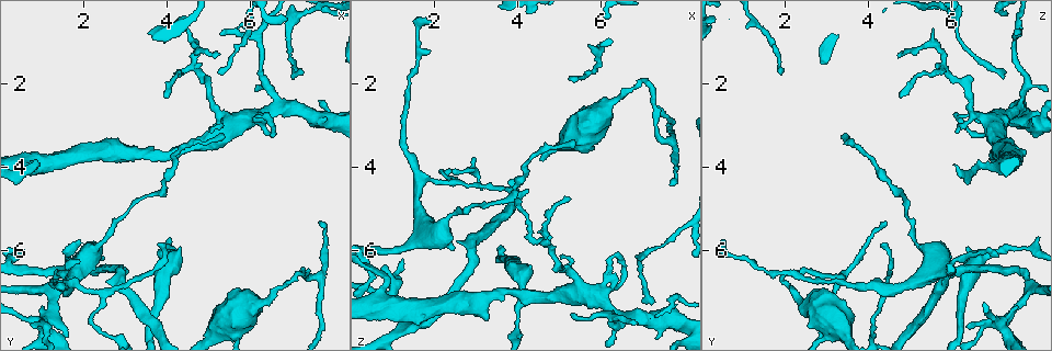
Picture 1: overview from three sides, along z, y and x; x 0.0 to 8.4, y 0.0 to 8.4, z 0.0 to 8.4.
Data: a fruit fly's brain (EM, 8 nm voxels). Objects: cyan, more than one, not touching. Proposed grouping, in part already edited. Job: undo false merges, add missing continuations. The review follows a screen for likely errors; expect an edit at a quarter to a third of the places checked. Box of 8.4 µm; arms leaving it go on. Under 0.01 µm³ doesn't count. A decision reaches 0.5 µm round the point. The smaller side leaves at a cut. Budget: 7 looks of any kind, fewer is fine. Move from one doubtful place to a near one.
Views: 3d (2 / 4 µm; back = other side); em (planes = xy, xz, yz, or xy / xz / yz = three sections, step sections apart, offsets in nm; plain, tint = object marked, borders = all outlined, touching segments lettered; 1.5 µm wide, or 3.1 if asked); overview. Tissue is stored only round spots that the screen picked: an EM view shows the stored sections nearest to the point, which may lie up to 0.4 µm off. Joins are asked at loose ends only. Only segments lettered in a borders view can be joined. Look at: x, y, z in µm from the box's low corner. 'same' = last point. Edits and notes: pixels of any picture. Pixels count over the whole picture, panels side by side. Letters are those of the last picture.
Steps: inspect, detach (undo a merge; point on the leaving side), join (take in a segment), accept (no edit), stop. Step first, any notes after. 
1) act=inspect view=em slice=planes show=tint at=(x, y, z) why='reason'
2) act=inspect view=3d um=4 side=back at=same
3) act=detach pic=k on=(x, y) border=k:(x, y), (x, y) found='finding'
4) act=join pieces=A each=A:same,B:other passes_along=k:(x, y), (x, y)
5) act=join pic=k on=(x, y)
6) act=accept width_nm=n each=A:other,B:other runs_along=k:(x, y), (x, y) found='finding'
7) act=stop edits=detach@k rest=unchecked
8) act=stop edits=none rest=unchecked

act=inspect view=3d um=4 at=(5.55, 3.00, 7.05) why='looks like a crossing'

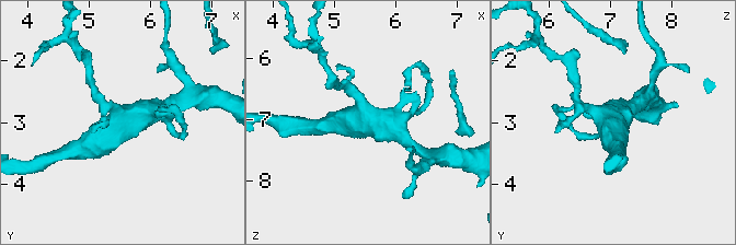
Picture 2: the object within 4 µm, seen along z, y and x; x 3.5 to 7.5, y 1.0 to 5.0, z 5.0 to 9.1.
act=inspect view=em slice=yz step=4 show=tint at=(5.60, 3.00, 7.10)

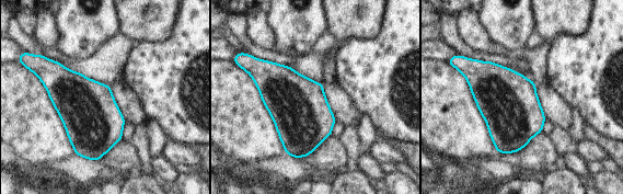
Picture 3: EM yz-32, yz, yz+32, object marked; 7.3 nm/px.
act=inspect view=em slice=yz step=4 show=borders at=same why='see the neighbours'

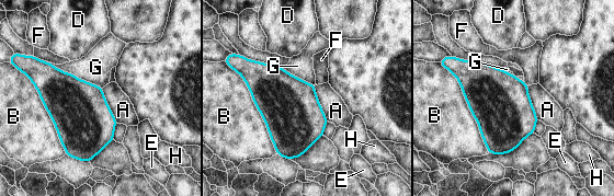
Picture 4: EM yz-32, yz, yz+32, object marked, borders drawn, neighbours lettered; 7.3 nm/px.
act=accept longest_contact=B:700nm each=A:other,B:other,D:other,E:other,F:other,G:other,H:other border=4:(315, 84), (315, 94), (328, 120) found='one neuron here'

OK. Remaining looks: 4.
act=inspect view=3d um=4 at=(5.30, 0.80, 7.50) why='free end'

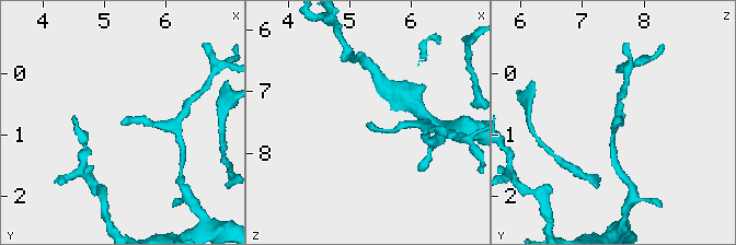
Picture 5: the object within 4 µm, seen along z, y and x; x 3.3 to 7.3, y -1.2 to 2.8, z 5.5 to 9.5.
act=inspect view=em slice=planes show=borders at=(5.35, 0.85, 7.50)

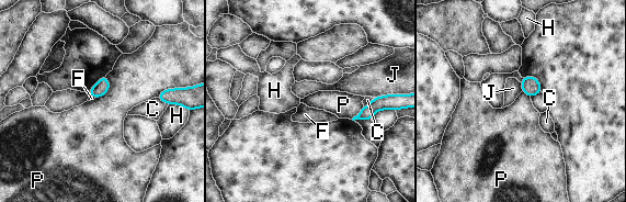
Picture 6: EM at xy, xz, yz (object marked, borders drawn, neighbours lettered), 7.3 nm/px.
act=accept each=C:other,F:other,H:other,J:other,P:other border=6:(106, 76), (110, 88), (95, 98) found='none of them fits'

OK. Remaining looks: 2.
act=inspect view=3d um=4 at=(0.95, 7.75, 7.15) why='sharp bend'

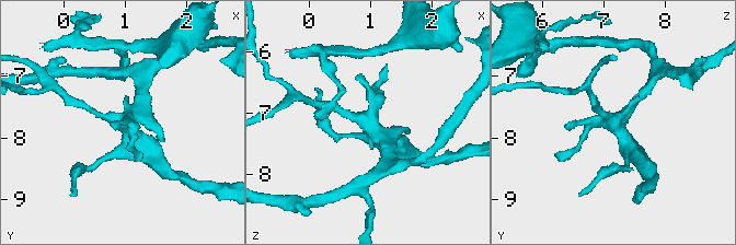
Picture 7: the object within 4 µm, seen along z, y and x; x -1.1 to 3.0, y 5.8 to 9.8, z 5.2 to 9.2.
act=inspect view=em slice=planes show=borders at=(1.00, 7.75, 7.15)

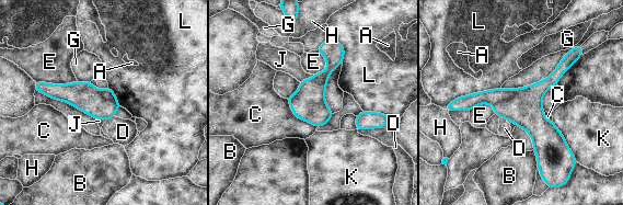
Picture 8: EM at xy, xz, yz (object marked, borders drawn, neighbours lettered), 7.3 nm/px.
act=detach pic=8 on=(493, 97) each=A:other,B:other,C:other,D:other,E:other,G:other,H:other,J:other,K:other,L:other border=8:(517, 89), (494, 105) found='a second neuron is stuck on'

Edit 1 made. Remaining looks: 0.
act=stop edits=detach@8 rest=unchecked

